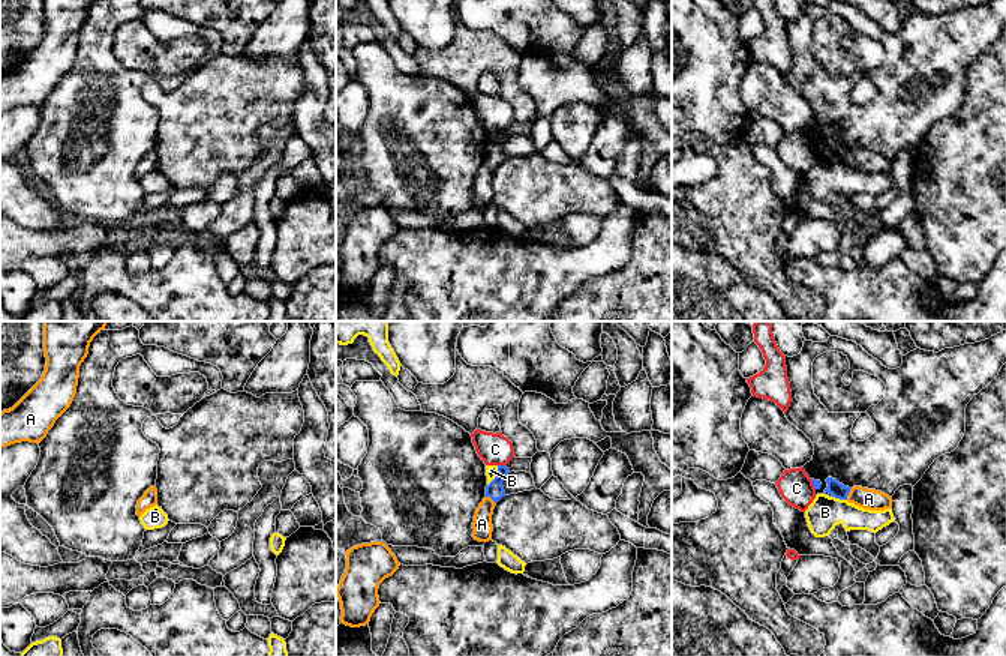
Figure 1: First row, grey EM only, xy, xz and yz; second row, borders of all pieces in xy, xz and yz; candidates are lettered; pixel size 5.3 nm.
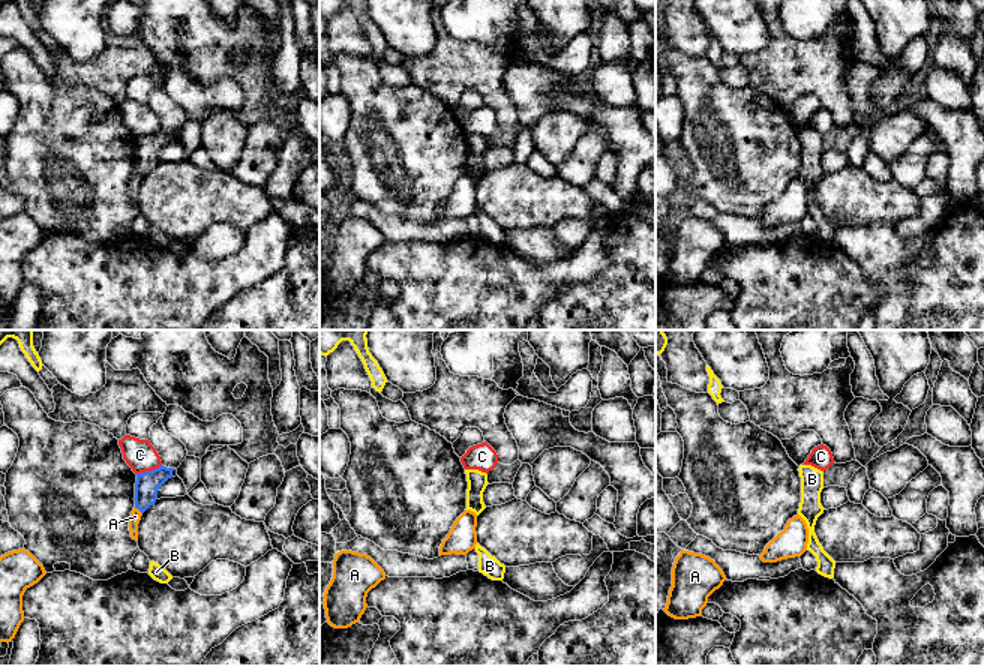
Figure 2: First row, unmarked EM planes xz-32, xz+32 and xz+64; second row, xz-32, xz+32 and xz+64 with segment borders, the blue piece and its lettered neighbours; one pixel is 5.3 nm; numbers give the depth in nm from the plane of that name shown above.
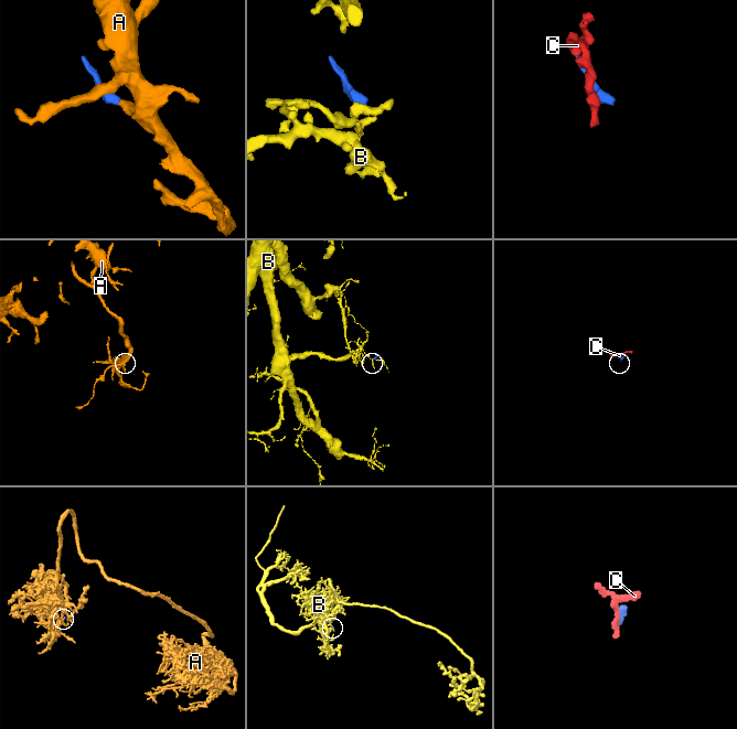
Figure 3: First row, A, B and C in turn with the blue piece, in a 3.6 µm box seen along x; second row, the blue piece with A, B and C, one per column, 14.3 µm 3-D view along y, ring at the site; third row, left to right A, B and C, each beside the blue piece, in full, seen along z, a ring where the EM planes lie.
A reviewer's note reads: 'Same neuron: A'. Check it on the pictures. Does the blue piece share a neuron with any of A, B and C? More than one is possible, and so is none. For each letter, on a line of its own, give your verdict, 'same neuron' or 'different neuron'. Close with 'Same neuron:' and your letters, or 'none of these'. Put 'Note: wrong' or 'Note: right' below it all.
A: same neuron
B: different neuron
C: different neuron
Same neuron: A
Note: right

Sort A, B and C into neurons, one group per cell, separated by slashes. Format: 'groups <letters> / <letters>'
groups A / B / C

